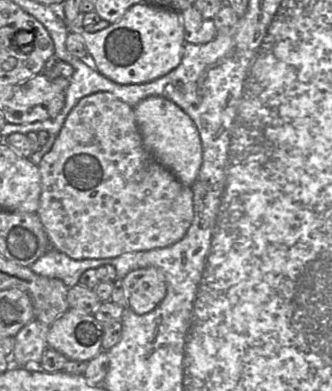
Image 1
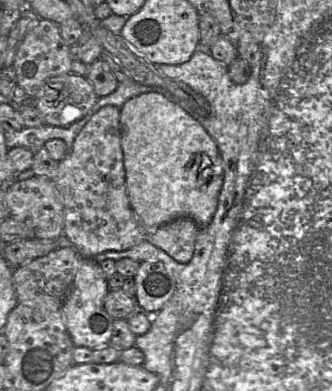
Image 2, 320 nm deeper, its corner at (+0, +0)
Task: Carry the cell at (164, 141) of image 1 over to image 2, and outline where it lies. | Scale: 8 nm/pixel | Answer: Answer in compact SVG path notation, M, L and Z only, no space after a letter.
M157 92L129 99L120 108L121 147L129 204L146 231L155 231L177 218L189 218L198 227L210 224L223 182L223 163L215 141L202 125L171 97Z

